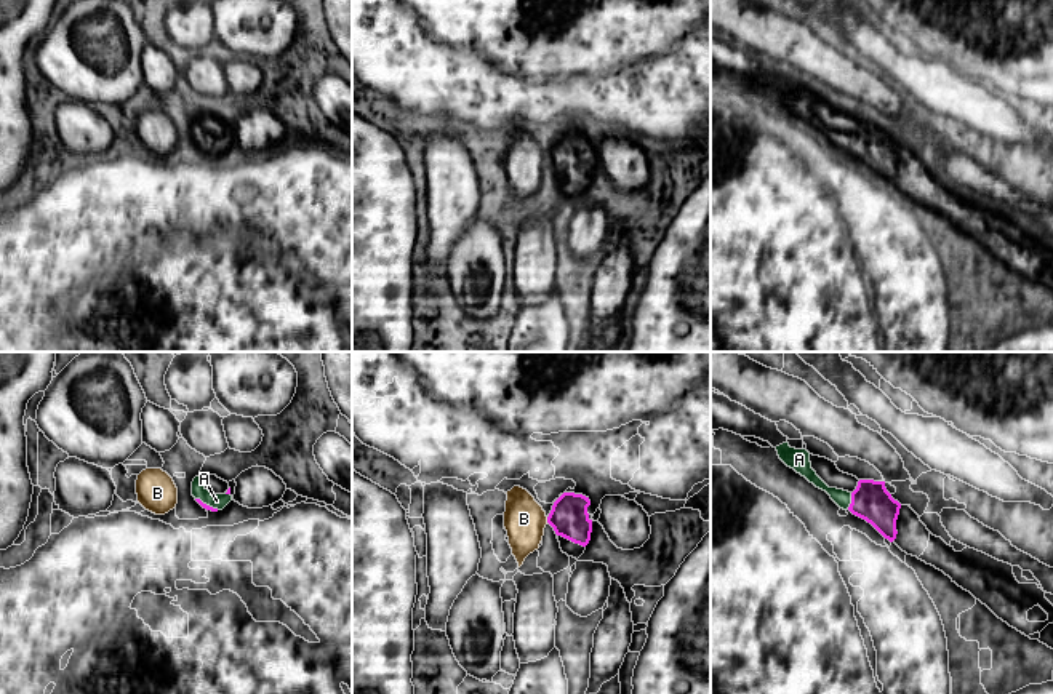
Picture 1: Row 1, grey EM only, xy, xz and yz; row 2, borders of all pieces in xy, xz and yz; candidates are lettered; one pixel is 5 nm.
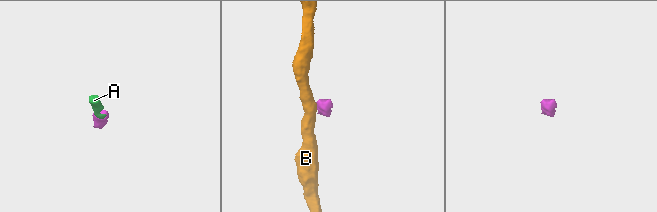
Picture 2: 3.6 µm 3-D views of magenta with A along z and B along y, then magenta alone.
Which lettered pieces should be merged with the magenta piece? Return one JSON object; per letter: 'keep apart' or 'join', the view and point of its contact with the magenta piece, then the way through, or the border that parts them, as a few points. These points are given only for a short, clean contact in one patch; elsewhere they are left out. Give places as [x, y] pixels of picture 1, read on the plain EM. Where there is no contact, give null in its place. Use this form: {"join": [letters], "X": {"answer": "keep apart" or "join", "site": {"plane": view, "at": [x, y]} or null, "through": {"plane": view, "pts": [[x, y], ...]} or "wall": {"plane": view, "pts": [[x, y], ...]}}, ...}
{"join": ["A"], "A": {"answer": "join", "site": {"plane": "yz", "at": [852, 143]}, "through": {"plane": "yz", "pts": [[871, 143], [852, 143], [842, 139]]}}, "B": {"answer": "keep apart", "site": {"plane": "xz", "at": [548, 162]}, "wall": {"plane": "xz", "pts": [[546, 159], [548, 163]]}}}

